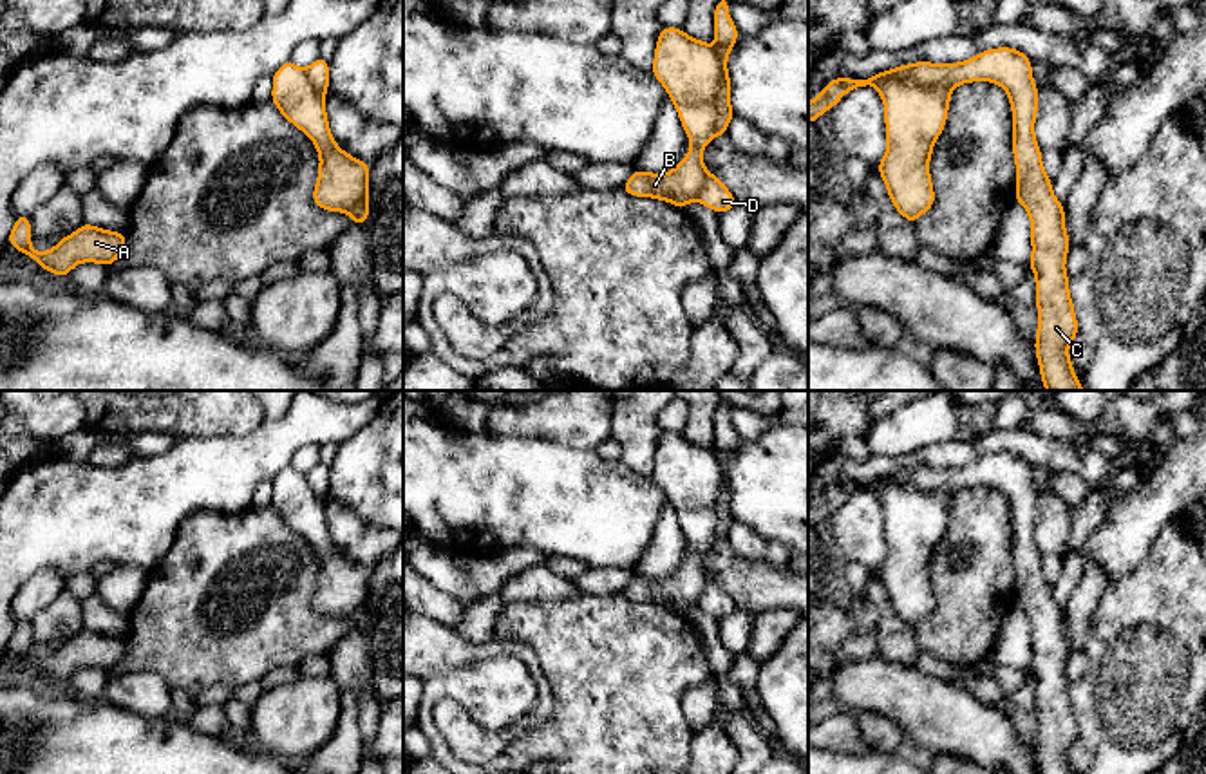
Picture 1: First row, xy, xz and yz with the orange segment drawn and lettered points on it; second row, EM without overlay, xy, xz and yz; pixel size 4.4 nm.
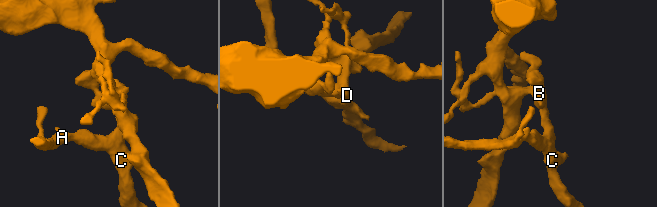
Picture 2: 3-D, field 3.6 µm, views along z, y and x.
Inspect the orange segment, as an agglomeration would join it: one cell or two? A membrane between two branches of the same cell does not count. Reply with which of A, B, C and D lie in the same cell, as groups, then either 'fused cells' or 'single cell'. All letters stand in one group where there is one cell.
groups A B C D; single cell

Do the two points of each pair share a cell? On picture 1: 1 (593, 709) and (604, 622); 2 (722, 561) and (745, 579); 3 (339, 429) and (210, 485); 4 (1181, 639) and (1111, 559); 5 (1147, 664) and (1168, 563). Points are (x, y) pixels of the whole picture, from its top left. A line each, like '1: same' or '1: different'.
1: same
2: same
3: same
4: different
5: same

